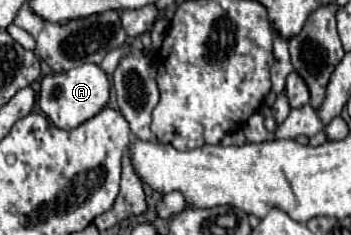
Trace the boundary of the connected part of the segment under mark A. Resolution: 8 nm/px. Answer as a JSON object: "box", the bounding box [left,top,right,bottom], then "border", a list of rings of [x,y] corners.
{"box":[37,64,111,130],"border":[[[83,64],[63,74],[51,74],[43,78],[39,86],[37,104],[57,128],[71,130],[81,122],[93,118],[109,102],[109,90],[111,90],[111,84],[107,80],[107,74],[101,68],[97,64]]]}

